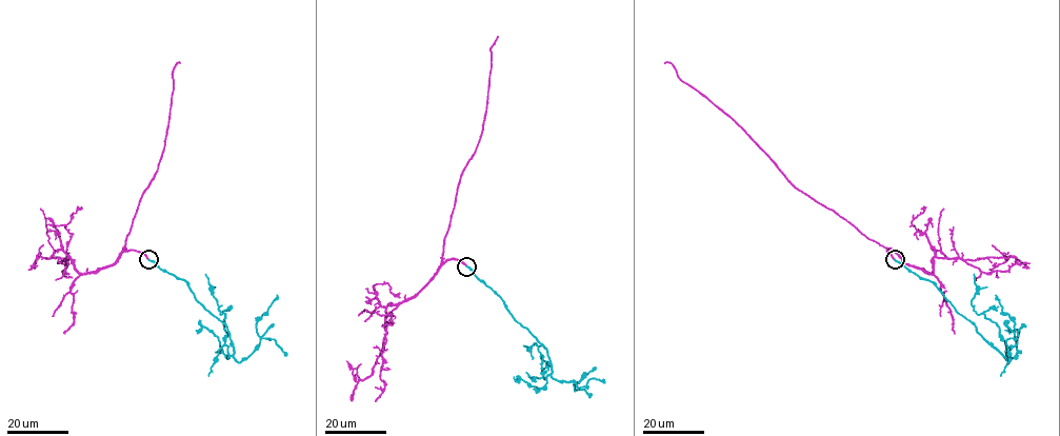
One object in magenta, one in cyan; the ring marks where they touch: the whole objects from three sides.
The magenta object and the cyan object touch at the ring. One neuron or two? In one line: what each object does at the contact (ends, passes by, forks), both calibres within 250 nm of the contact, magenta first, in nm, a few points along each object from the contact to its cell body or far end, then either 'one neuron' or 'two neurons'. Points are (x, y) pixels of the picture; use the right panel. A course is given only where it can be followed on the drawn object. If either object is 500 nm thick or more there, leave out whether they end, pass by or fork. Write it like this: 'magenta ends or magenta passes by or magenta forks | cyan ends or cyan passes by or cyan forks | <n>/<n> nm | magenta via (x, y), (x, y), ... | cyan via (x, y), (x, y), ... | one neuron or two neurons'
magenta ends | cyan ends | 200/240 nm | magenta via (895, 259), (887, 251), (888, 248), (872, 240), (802, 193), (740, 126), (684, 82), (671, 62), (664, 62) | cyan via (895, 259), (928, 280), (1004, 356), (1006, 344), (999, 326), (973, 309), (971, 300), (976, 293), (973, 274) | one neuron

